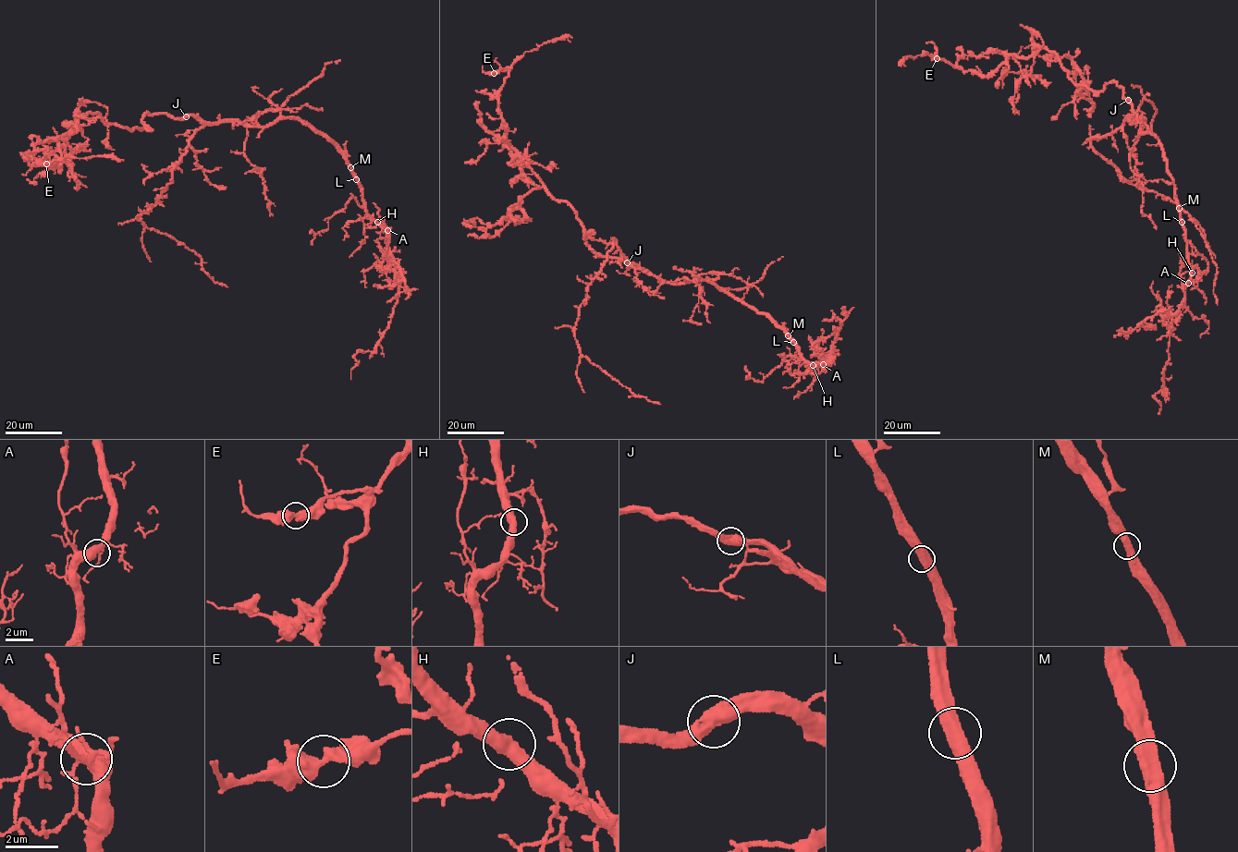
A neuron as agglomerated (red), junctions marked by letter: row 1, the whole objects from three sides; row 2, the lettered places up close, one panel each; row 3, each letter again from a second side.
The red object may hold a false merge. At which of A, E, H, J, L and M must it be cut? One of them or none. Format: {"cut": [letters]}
{"cut": []}

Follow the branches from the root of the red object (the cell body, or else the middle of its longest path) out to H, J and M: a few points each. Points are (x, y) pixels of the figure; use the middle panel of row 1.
H: (668, 283), (712, 282), (757, 312), (767, 315), (793, 343), (800, 356), (813, 365)
J: (668, 283), (641, 270), (635, 263), (627, 263)
M: (668, 283), (709, 281), (757, 312), (767, 315), (788, 335)

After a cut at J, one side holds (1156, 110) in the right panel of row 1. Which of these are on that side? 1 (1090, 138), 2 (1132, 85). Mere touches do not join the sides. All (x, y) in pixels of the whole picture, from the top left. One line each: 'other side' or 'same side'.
1: same side
2: same side

